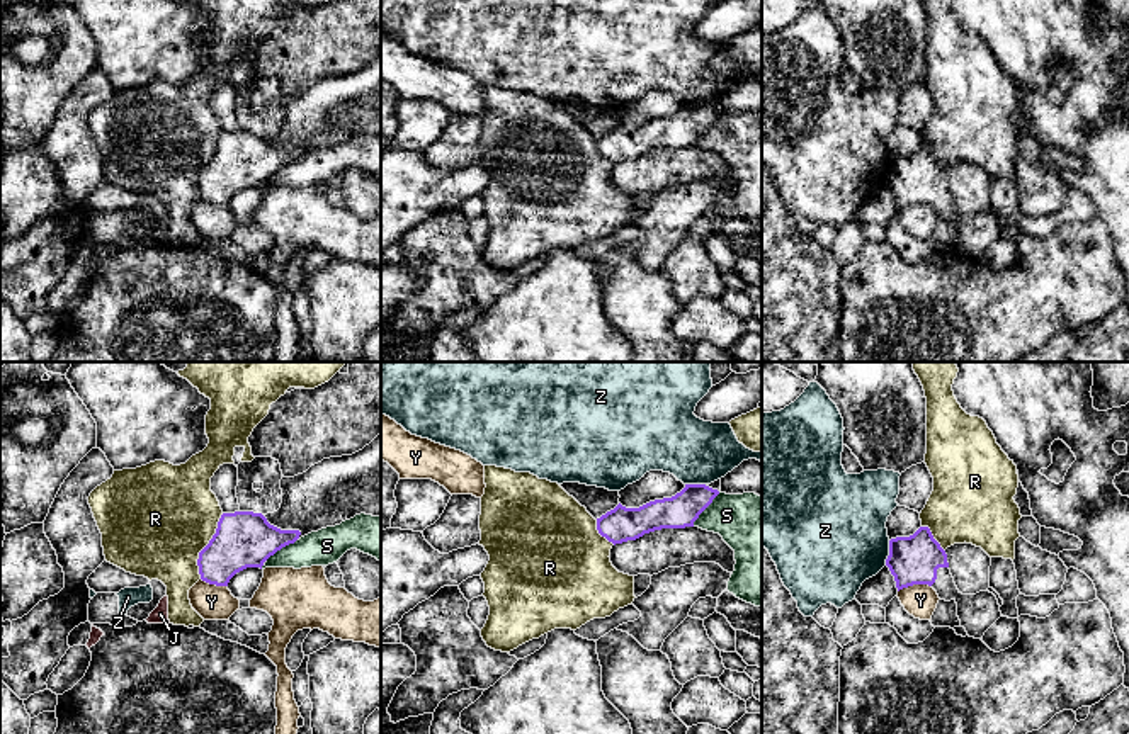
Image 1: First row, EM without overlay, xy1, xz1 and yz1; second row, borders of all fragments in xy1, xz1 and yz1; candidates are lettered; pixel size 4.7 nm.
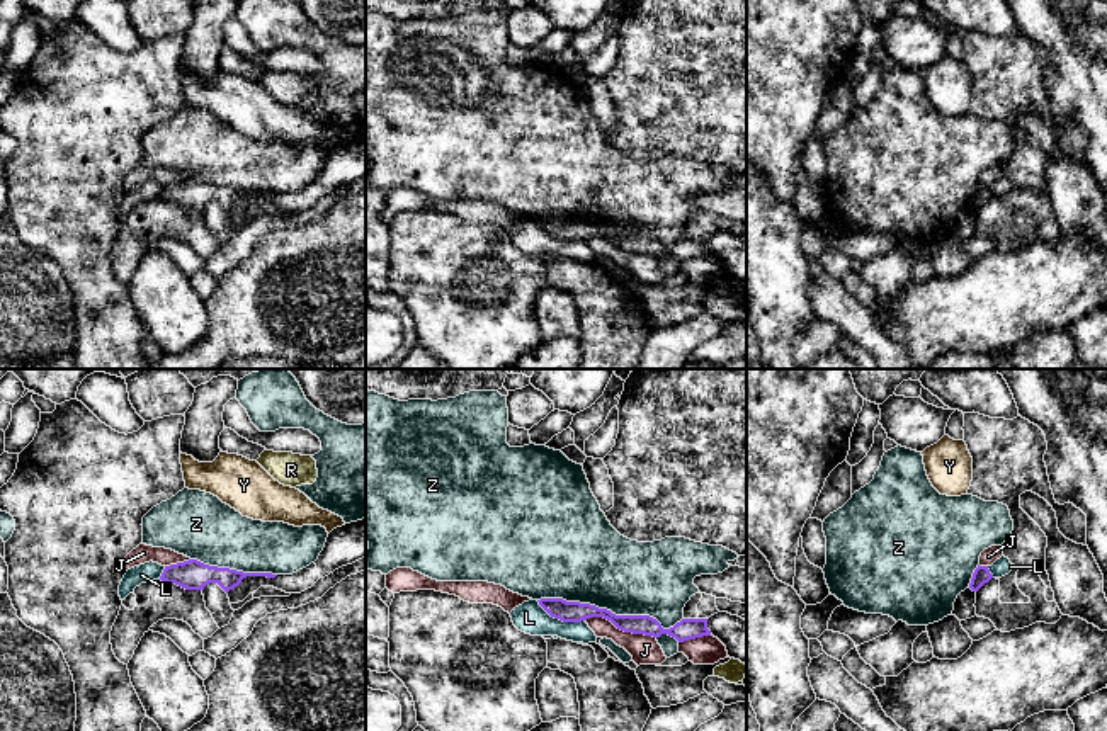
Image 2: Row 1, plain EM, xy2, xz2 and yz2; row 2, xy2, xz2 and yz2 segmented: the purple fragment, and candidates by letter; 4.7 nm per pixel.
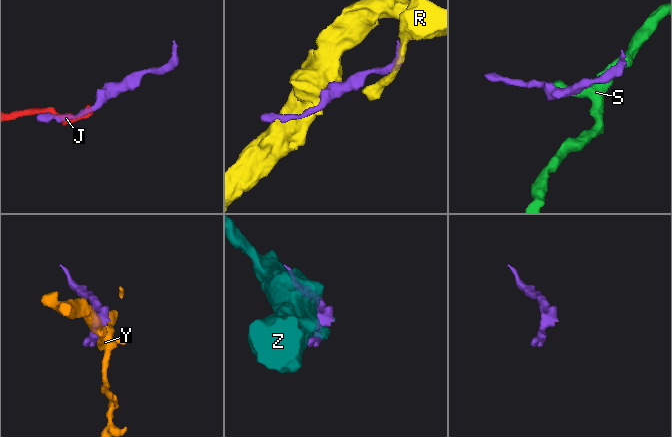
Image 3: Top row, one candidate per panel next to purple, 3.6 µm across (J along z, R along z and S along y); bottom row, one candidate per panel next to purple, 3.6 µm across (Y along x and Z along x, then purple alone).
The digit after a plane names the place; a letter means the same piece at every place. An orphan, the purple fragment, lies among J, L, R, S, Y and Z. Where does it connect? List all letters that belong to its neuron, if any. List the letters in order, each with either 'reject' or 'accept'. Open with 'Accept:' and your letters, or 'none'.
Accept: none
J: reject
L: reject
R: reject
S: reject
Y: reject
Z: reject

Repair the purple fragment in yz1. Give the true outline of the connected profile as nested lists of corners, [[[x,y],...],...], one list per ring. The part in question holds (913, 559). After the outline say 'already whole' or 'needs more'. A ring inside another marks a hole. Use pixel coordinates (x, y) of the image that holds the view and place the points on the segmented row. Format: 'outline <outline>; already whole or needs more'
outline [[[920,527],[910,537],[889,540],[886,566],[894,576],[898,591],[913,584],[932,586],[940,600],[957,603],[961,627],[969,637],[983,639],[984,632],[1001,617],[993,593],[962,595],[950,574],[947,554],[928,527]]]; needs more

